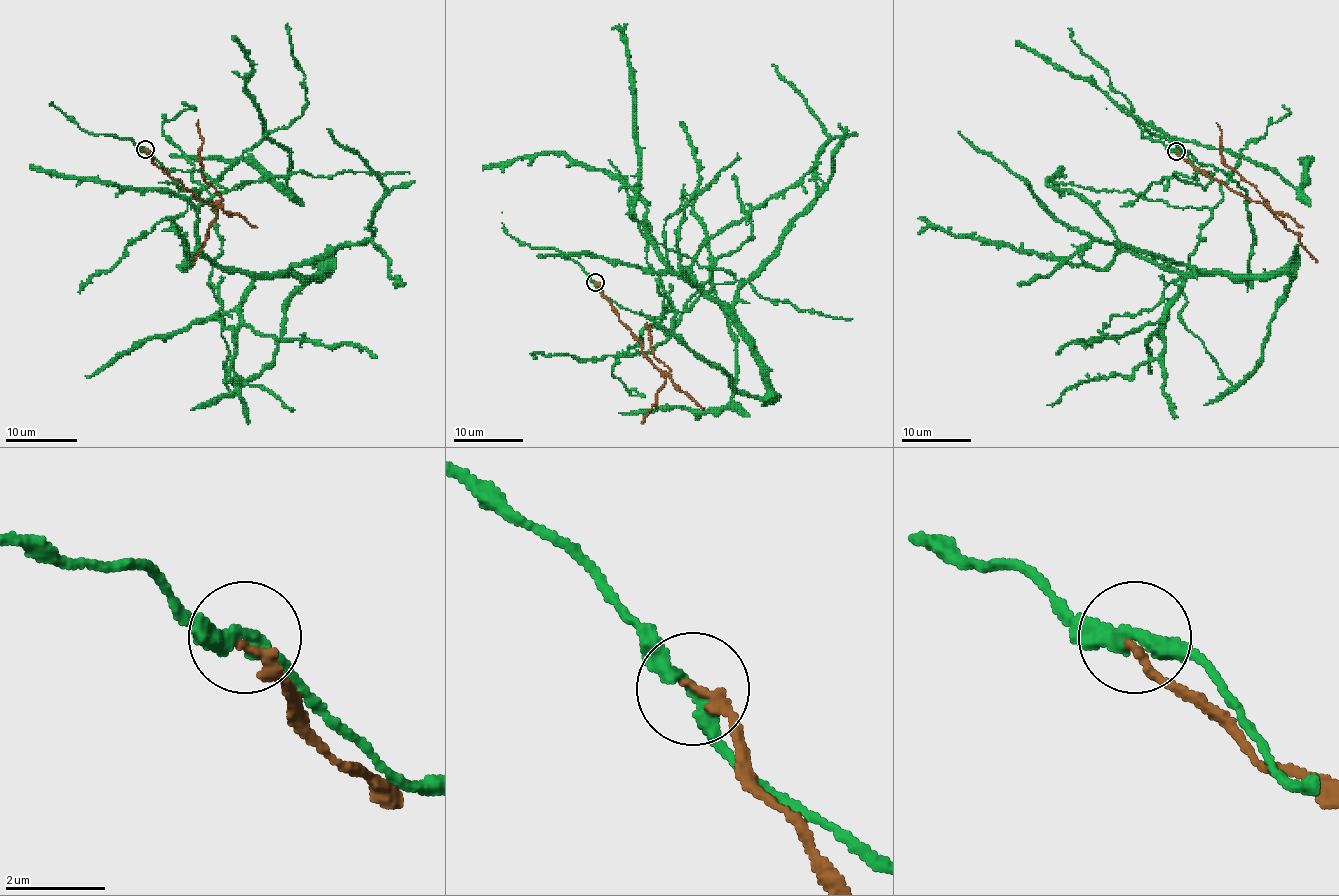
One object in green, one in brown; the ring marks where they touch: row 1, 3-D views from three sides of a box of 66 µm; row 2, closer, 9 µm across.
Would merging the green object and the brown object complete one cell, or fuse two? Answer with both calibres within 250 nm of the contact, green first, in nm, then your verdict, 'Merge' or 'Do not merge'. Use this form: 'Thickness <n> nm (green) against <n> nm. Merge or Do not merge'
Thickness 320 nm (green) against 200 nm. Do not merge

